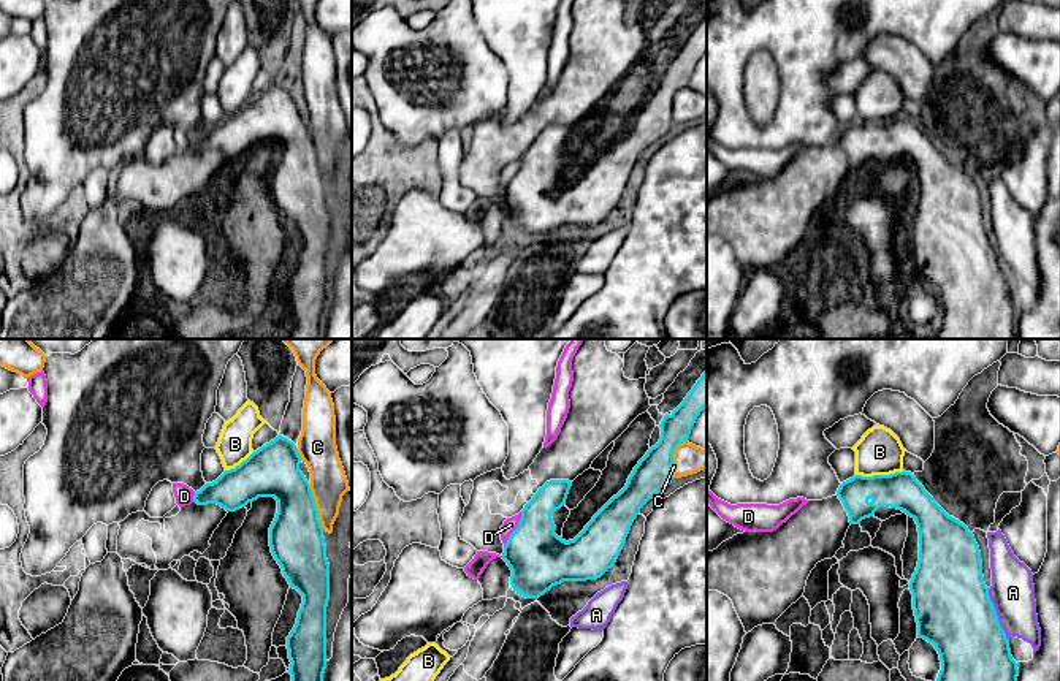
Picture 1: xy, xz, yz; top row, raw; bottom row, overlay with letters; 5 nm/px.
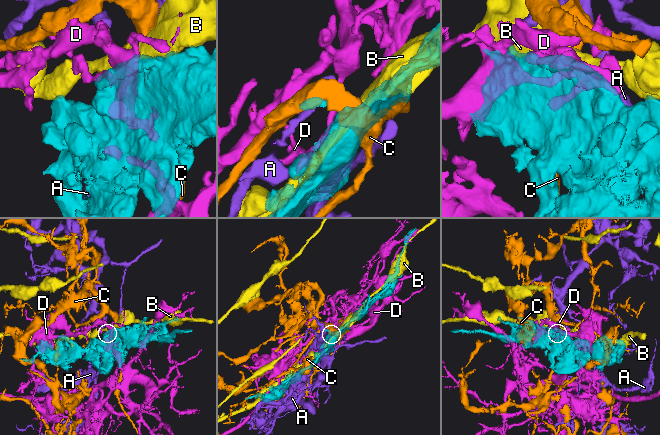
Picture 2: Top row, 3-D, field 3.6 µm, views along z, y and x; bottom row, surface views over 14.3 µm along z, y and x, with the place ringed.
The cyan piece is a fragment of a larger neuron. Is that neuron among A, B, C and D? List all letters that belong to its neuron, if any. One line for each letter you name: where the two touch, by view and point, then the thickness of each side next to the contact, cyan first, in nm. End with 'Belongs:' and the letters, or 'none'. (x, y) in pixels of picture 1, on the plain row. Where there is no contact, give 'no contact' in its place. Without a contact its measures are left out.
Belongs: none

